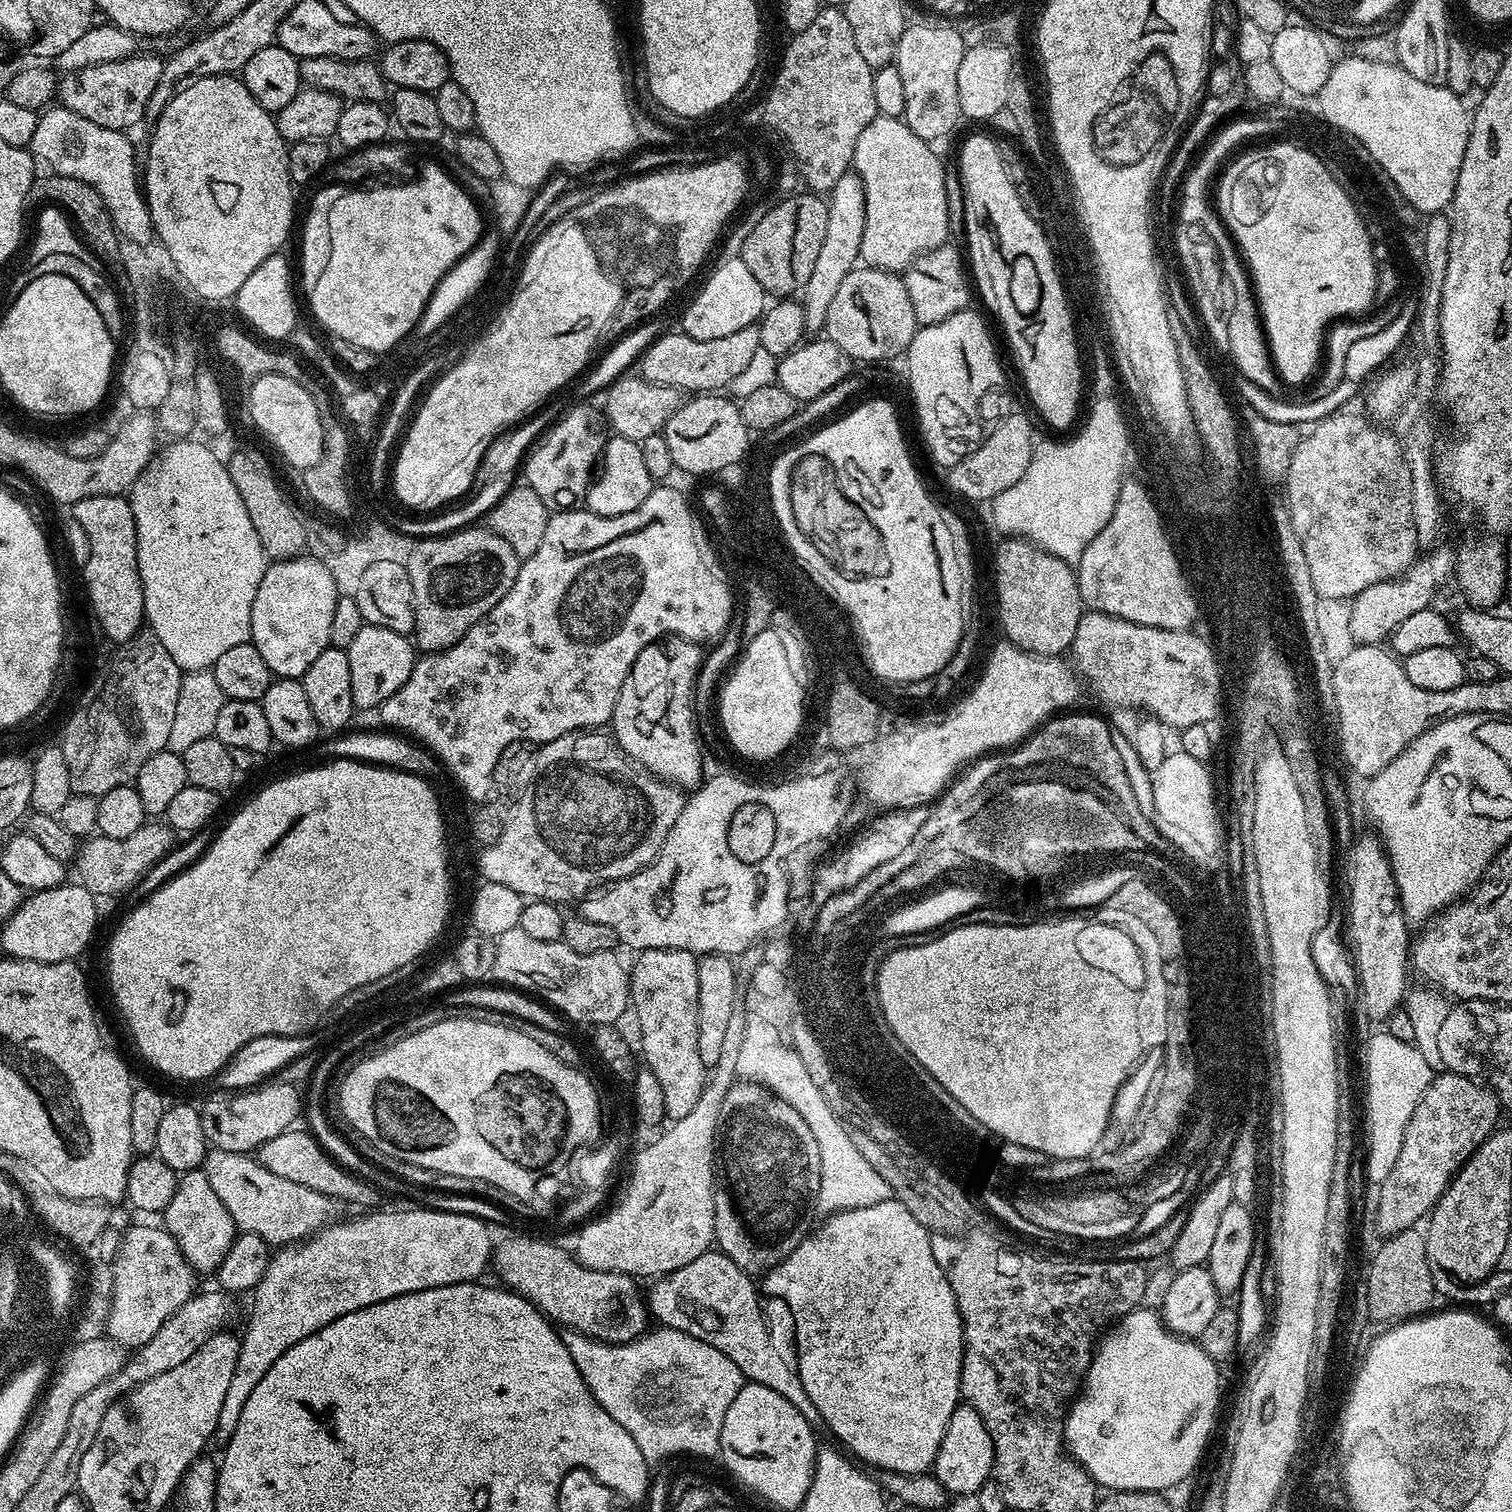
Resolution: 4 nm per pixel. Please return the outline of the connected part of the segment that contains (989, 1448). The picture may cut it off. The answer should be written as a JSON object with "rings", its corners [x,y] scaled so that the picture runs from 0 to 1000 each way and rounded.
{"rings":[[[640,927],[632,929],[631,935],[628,935],[628,940],[626,943],[626,948],[622,954],[619,962],[618,976],[622,982],[630,990],[642,989],[647,987],[654,981],[657,974],[659,962],[655,948],[652,946],[652,940],[642,931]]]}

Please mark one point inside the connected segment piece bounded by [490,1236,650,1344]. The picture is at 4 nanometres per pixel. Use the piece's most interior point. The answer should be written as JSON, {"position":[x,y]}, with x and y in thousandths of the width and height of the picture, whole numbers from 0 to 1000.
{"position":[399,863]}

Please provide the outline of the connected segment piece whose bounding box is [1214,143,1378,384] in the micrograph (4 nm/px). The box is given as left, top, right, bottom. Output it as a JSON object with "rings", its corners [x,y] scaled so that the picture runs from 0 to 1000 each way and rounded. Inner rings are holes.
{"rings":[[[839,95],[836,98],[831,98],[829,101],[825,101],[823,103],[820,103],[815,109],[813,108],[809,112],[806,117],[807,125],[803,130],[806,136],[806,142],[808,144],[812,151],[815,154],[815,158],[817,159],[825,177],[827,178],[827,185],[829,188],[829,195],[832,199],[833,208],[836,216],[836,222],[839,224],[839,232],[841,233],[841,239],[845,247],[846,251],[852,254],[860,254],[868,245],[871,245],[874,238],[874,231],[876,229],[876,222],[882,213],[888,212],[890,210],[897,210],[905,203],[908,203],[909,199],[910,179],[911,169],[907,167],[909,158],[905,149],[901,144],[897,144],[897,140],[894,140],[894,135],[889,132],[889,127],[878,119],[878,114],[876,114],[876,108],[870,108],[868,103],[862,103],[862,101],[857,101],[857,98],[844,98]]]}

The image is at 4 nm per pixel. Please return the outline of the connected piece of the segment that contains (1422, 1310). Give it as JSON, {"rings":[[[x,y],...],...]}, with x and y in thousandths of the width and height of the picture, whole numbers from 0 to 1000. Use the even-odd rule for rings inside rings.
{"rings":[[[935,811],[929,815],[925,815],[917,818],[915,823],[907,831],[905,836],[905,847],[901,848],[902,860],[905,862],[905,868],[911,873],[913,877],[923,877],[927,874],[931,874],[935,872],[939,872],[945,867],[947,862],[947,857],[950,856],[950,851],[946,843],[946,835],[943,832],[942,815],[938,812]]]}

